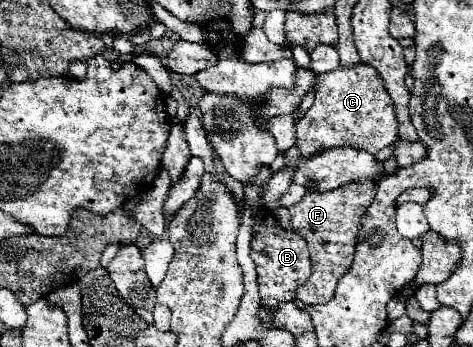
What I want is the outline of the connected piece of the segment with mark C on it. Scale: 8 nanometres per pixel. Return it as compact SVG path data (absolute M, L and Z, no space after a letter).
M360 64L354 68L338 68L316 78L316 100L312 108L304 114L304 118L296 120L296 134L298 134L296 146L302 152L302 160L306 160L324 148L336 148L336 146L350 146L356 150L382 150L384 146L396 142L398 122L392 100L384 90L382 78L374 72L372 66Z

